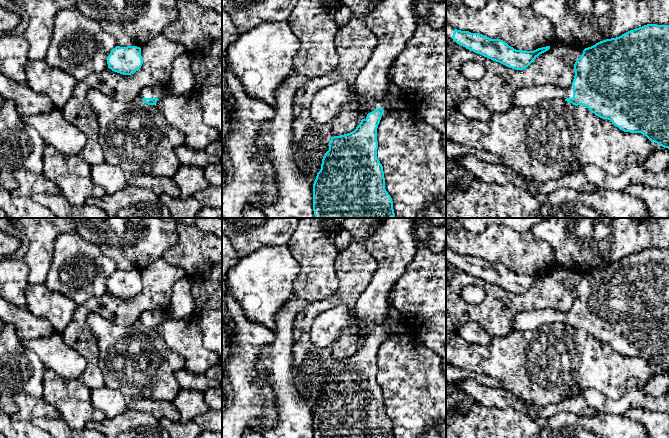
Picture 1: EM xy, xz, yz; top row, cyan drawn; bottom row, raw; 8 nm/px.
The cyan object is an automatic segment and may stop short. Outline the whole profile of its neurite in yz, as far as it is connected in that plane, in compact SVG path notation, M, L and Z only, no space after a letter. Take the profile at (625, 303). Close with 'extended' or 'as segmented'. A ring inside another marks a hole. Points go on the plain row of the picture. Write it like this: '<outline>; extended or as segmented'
M647 248L585 272L574 294L574 304L566 313L545 309L517 314L514 331L560 322L587 331L624 356L641 357L669 373L669 249Z; extended

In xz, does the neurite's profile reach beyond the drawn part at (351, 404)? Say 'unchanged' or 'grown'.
grown

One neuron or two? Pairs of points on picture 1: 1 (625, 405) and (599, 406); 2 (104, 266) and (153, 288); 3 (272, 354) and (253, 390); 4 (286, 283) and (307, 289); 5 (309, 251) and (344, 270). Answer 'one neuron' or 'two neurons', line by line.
1: one neuron
2: two neurons
3: two neurons
4: two neurons
5: two neurons

